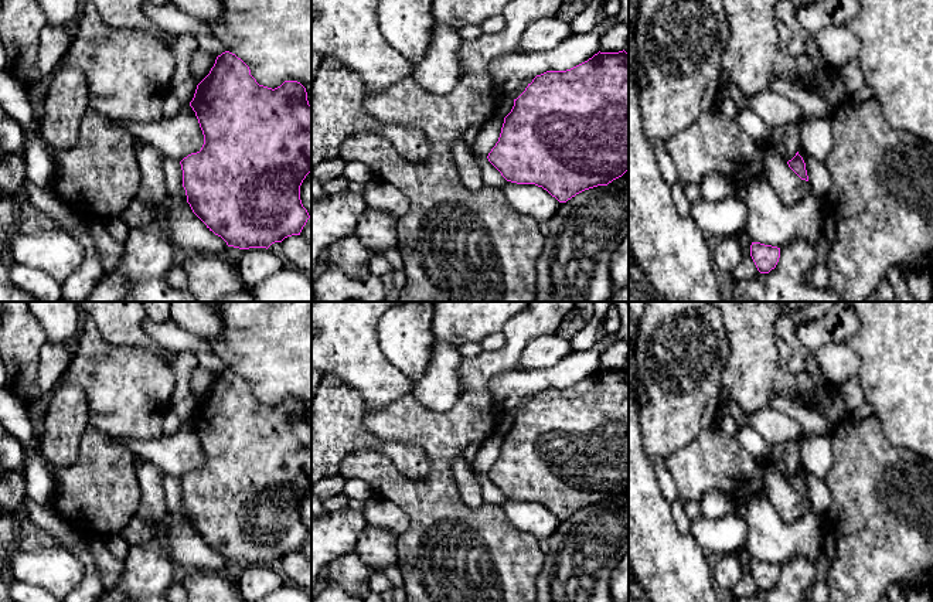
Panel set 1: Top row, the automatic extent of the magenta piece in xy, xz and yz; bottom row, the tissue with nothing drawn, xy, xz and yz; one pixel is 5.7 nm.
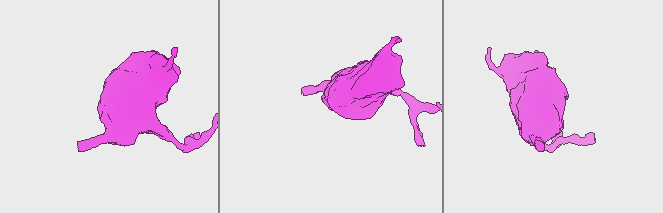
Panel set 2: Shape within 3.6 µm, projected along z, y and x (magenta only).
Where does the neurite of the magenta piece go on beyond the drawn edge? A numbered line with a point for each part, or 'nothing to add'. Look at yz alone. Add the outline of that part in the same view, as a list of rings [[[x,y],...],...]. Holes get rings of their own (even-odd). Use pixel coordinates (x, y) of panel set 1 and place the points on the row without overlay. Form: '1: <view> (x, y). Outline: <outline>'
nothing to add

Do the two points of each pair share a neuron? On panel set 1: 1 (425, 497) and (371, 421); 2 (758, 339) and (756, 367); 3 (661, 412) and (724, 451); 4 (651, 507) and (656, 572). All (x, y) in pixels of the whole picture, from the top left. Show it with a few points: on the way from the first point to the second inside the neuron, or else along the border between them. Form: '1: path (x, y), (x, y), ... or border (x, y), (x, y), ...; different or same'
1: path (438, 470), (438, 453), (407, 422), (398, 422); same
2: path (756, 346), (756, 360); same
3: border (714, 424), (671, 453); different
4: path (651, 523), (651, 543), (656, 548), (656, 557); same

